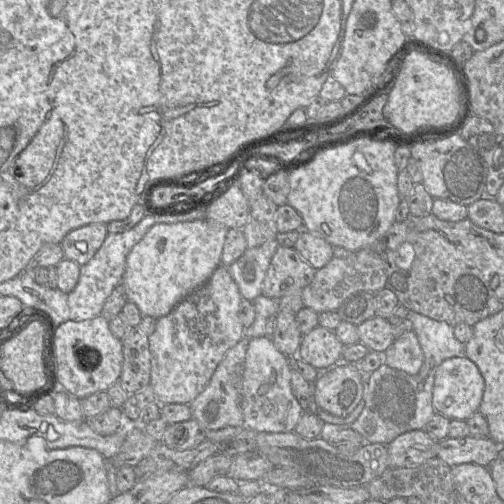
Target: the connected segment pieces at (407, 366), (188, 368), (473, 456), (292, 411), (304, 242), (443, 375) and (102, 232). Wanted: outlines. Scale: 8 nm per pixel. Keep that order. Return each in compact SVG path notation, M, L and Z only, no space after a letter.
M413 331L406 332L384 353L384 363L388 366L416 375L422 367L424 354Z
M219 265L210 279L182 300L168 315L157 319L155 331L149 336L151 380L156 401L161 404L188 404L205 389L218 364L229 349L244 336L245 328L239 319L242 296L229 267Z
M447 437L438 444L437 458L450 467L463 463L475 463L489 468L499 451L500 445L490 437Z
M270 337L251 338L242 376L244 426L257 432L291 432L304 410L292 392L291 358L281 353Z
M295 229L301 230L300 237L295 244L295 249L299 252L301 257L306 260L315 269L320 269L324 267L334 256L333 246L326 241L322 236L317 233L312 233L305 229Z
M465 355L452 357L444 360L436 370L432 404L444 417L466 421L479 410L484 389L485 381L477 365Z
M103 223L88 224L71 230L60 243L64 258L80 266L92 259L108 234Z

